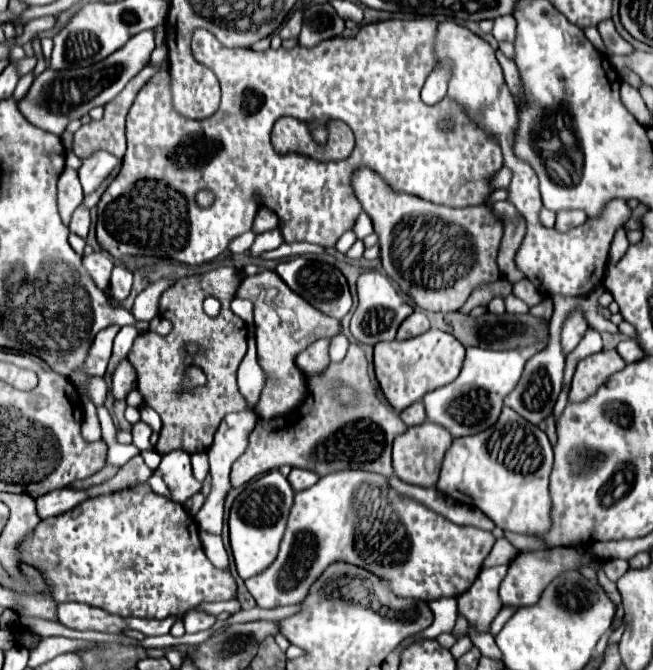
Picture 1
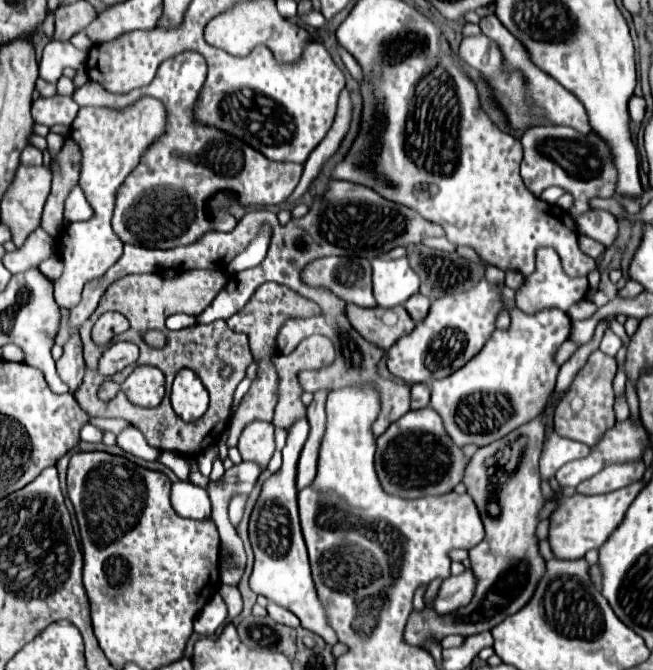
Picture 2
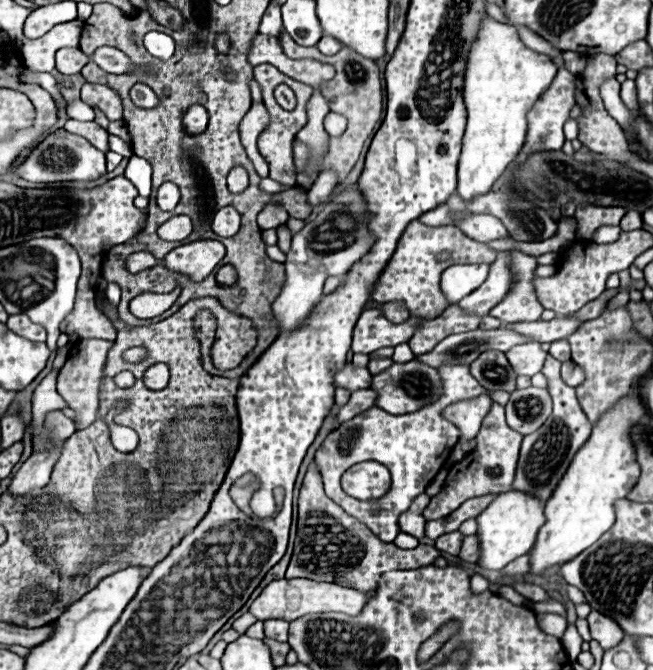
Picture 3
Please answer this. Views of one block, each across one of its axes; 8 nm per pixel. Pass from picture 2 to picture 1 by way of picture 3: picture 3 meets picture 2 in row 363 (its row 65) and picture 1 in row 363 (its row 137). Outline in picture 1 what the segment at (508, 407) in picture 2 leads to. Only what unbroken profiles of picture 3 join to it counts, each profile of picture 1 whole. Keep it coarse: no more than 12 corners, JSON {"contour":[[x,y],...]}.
{"contour":[[466,348],[460,376],[424,396],[428,420],[454,438],[488,430],[526,360],[512,350]]}

